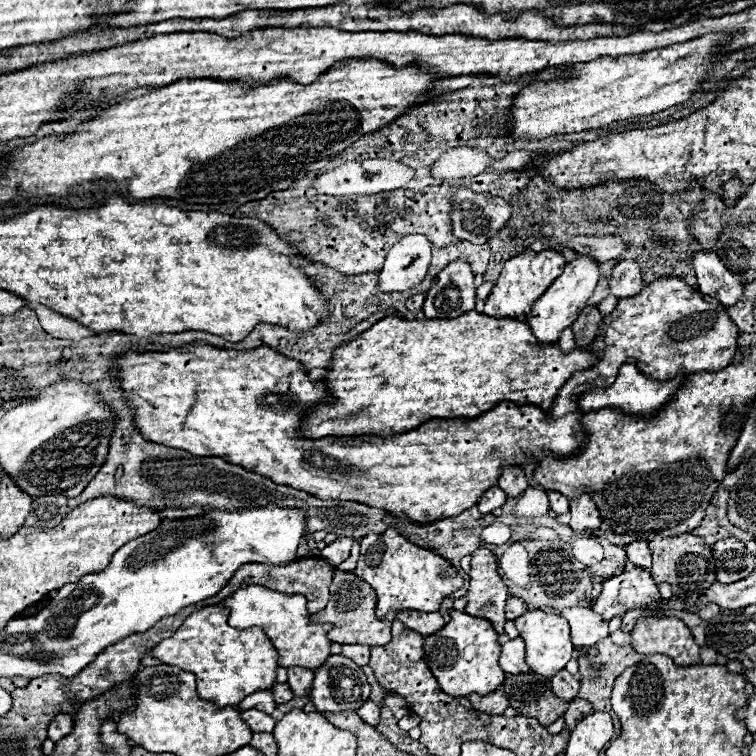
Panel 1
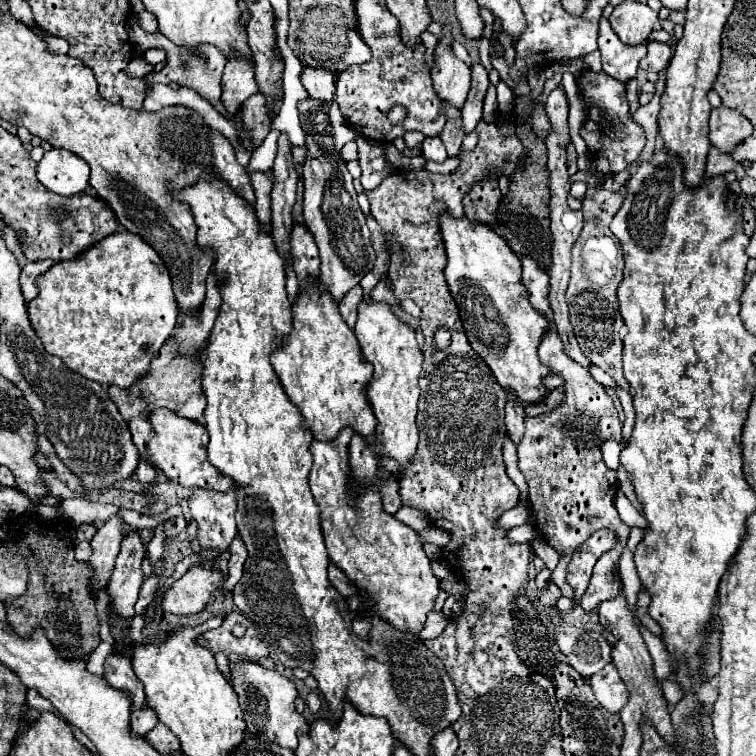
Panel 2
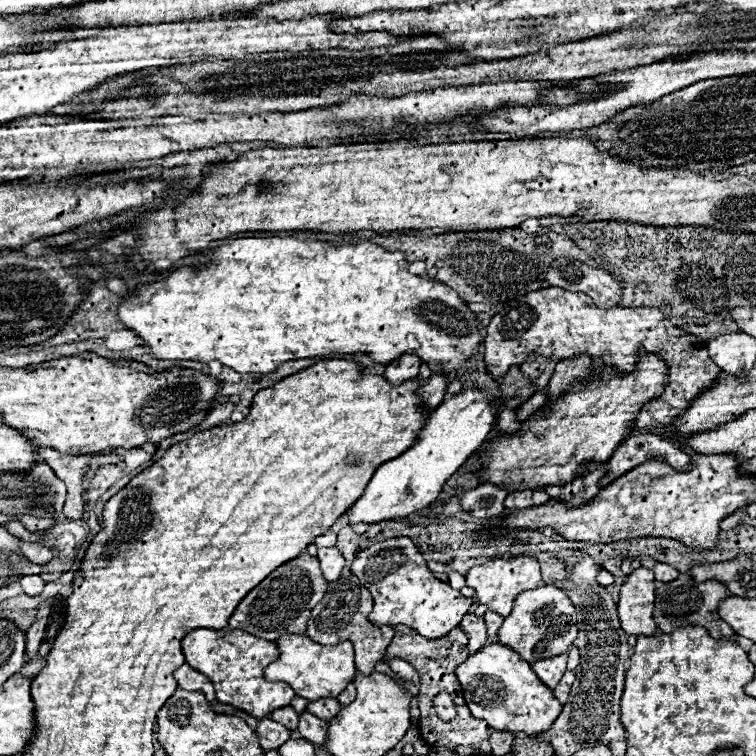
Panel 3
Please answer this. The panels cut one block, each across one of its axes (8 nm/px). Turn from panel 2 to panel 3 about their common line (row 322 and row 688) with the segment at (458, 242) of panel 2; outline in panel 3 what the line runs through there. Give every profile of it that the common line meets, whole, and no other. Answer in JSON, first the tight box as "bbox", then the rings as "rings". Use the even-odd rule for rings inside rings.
{"bbox":[456,644,564,736],"rings":[[[502,644],[484,646],[480,652],[472,654],[464,664],[456,668],[456,676],[462,684],[464,700],[474,718],[486,720],[492,730],[502,732],[524,732],[528,736],[546,732],[558,714],[562,712],[564,704],[558,702],[540,678],[532,672],[530,664],[524,664],[516,652],[504,648]]]}

